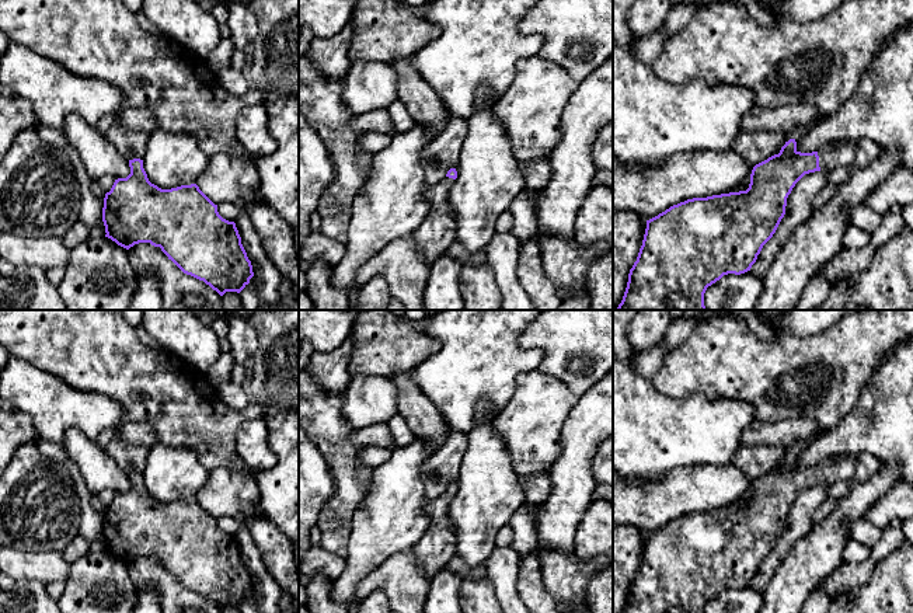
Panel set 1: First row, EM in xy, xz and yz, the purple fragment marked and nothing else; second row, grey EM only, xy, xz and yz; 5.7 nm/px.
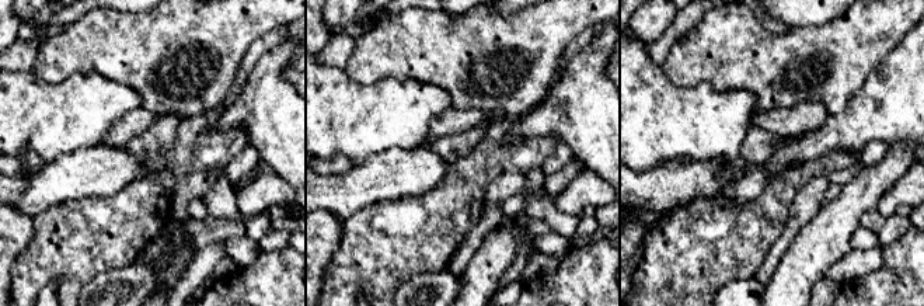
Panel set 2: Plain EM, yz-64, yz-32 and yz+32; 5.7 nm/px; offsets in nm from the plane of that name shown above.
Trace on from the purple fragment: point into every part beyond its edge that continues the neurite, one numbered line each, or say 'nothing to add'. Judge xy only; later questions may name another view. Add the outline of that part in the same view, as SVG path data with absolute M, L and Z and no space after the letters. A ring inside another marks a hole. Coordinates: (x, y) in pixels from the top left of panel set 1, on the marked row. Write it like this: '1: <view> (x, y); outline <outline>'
nothing to add

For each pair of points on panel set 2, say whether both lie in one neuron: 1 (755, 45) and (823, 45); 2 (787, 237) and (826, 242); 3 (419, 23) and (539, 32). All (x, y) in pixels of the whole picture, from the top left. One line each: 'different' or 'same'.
1: same
2: different
3: same

